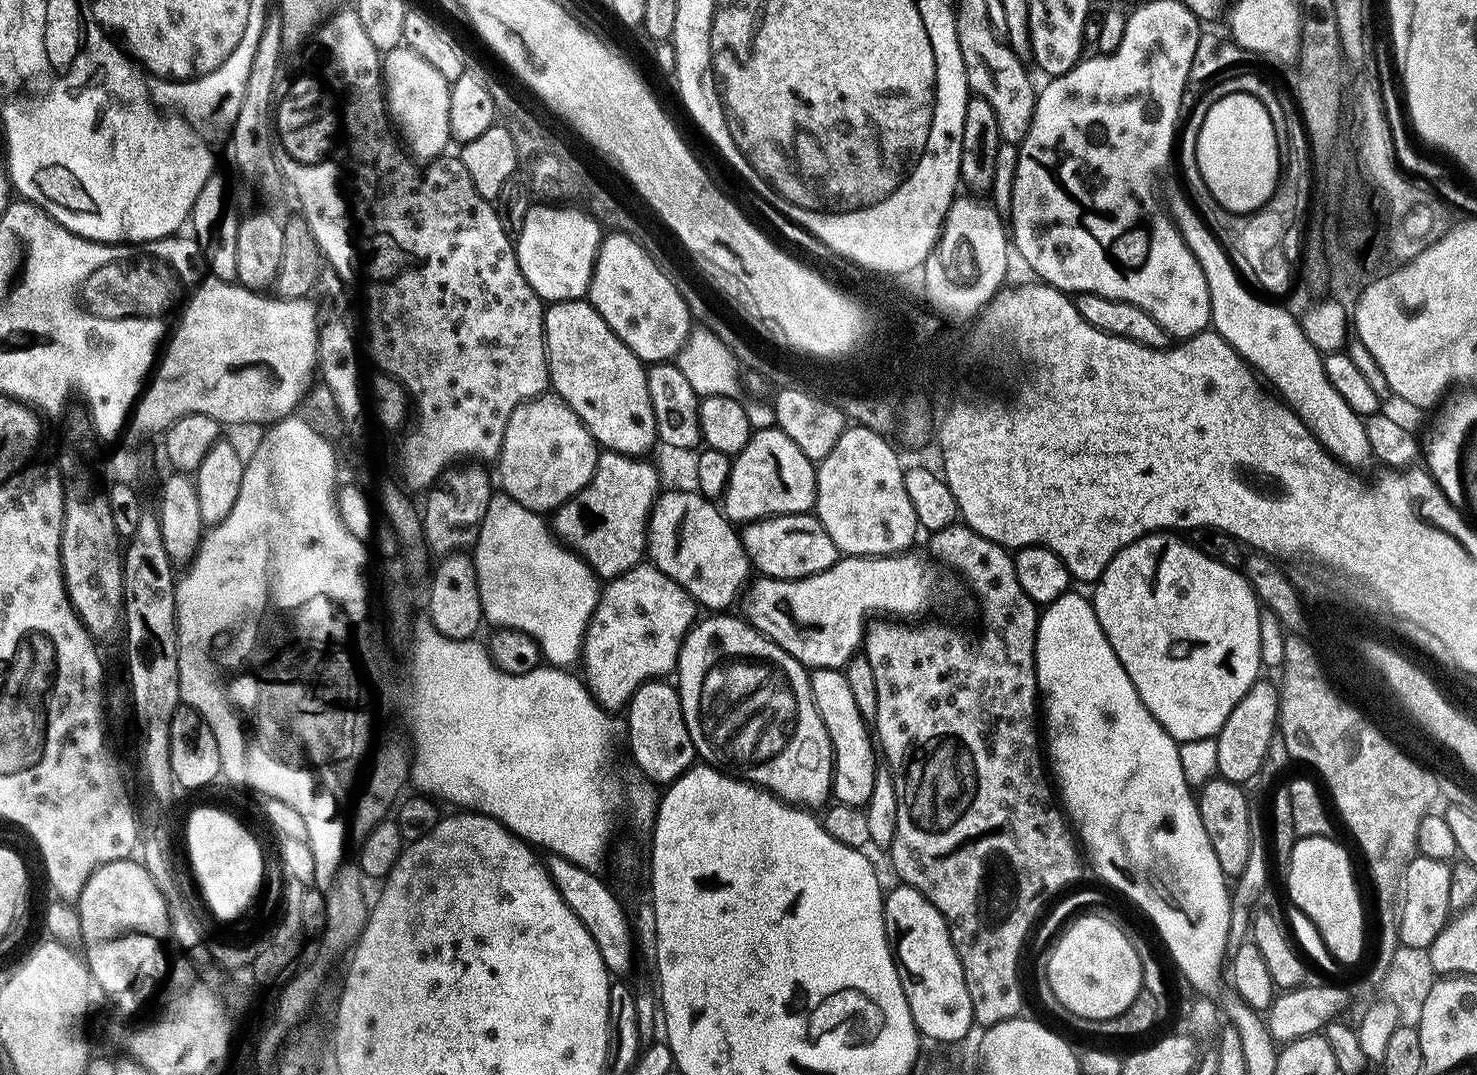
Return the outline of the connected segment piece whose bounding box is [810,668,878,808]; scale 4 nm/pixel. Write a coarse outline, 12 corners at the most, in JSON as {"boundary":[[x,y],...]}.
{"boundary":[[817,668],[816,709],[832,743],[831,795],[864,808],[878,756],[845,673]]}

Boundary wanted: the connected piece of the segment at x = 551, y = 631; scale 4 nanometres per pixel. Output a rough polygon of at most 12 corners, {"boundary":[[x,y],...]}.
{"boundary":[[493,499],[474,545],[480,611],[581,659],[591,565],[539,512]]}

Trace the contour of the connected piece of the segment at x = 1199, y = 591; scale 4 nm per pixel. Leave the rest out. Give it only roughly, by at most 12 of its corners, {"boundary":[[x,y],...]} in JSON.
{"boundary":[[1161,530],[1095,583],[1140,701],[1217,737],[1262,672],[1249,579]]}

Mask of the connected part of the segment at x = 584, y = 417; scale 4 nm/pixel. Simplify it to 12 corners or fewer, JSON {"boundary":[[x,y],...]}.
{"boundary":[[587,299],[544,309],[550,388],[597,445],[657,443],[645,365]]}

